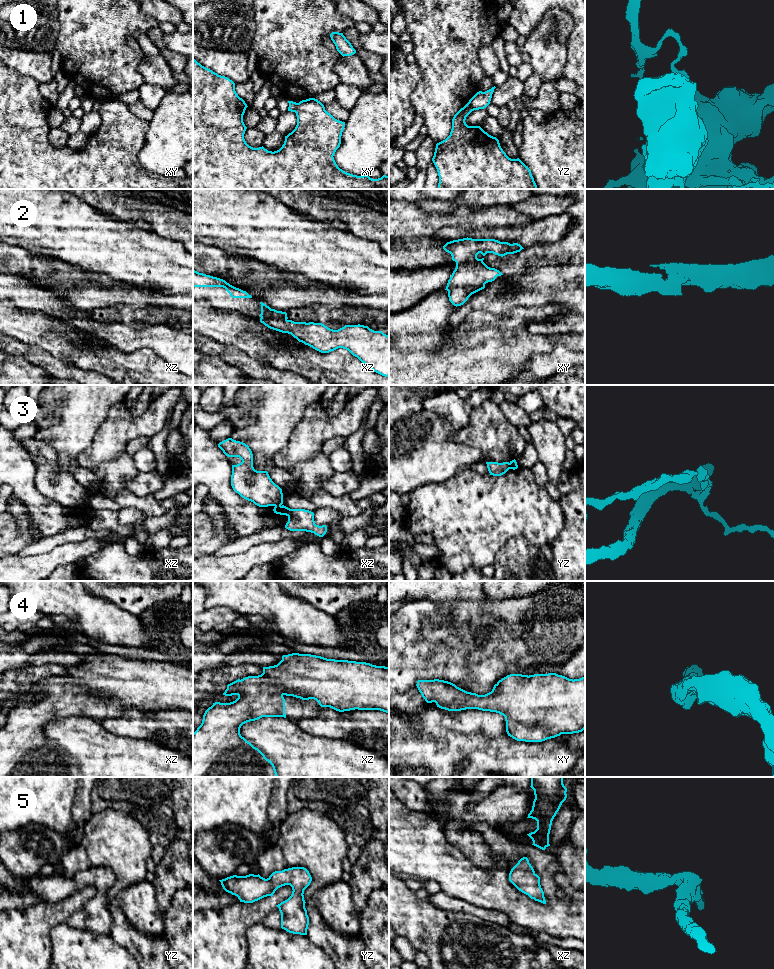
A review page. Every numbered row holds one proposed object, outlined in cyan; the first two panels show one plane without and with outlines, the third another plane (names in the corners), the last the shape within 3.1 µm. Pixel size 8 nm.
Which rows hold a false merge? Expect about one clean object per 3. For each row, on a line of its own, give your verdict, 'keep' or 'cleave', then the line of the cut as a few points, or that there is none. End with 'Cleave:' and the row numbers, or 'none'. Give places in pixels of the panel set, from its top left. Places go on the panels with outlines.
1: cleave; cut xy (297, 103), (294, 111)
2: keep; cut none
3: cleave; cut xz (275, 505), (280, 506)
4: keep; cut none
5: keep; cut none
Cleave: 1, 3

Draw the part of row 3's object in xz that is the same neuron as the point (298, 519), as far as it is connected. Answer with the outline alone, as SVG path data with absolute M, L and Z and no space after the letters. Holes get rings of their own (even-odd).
M284 505L275 506L274 513L286 515L288 522L285 528L290 531L306 531L314 533L319 537L323 537L327 532L326 525L316 525L314 521L314 513L305 509L290 509Z

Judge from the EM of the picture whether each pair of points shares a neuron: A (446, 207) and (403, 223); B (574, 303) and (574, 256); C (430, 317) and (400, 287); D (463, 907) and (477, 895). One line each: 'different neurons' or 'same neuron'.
A: different neurons
B: different neurons
C: different neurons
D: different neurons

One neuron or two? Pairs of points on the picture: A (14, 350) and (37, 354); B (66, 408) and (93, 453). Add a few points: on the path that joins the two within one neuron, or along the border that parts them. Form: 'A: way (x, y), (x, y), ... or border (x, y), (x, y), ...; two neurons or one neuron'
A: way (20, 350), (31, 353); one neuron
B: border (101, 425), (93, 442), (76, 461); two neurons

